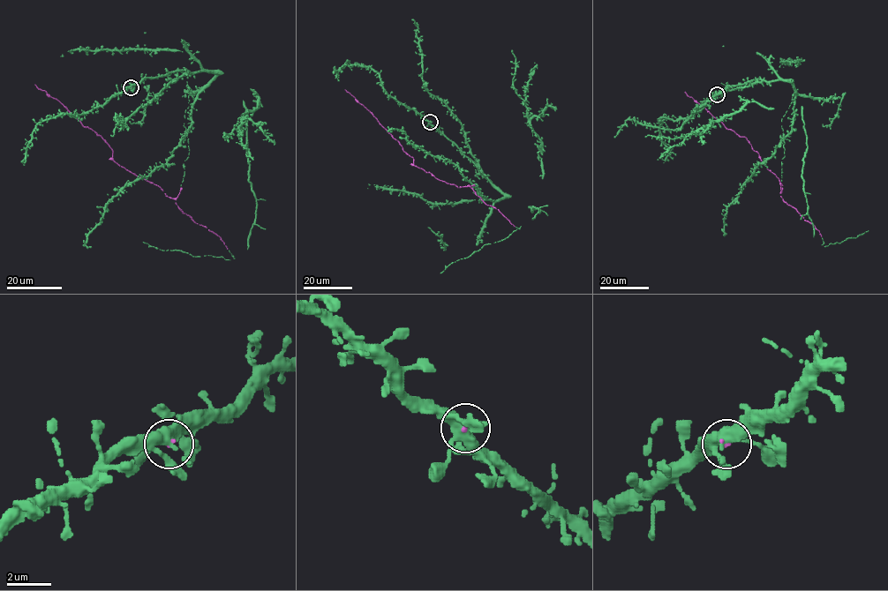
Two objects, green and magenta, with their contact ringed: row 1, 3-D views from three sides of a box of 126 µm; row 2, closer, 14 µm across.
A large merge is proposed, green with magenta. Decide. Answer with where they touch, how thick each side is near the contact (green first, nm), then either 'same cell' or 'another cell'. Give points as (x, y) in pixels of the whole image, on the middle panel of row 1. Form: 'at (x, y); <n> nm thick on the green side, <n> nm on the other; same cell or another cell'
at (430, 122); 400 nm thick on the green side, 140 nm on the other; same cell

